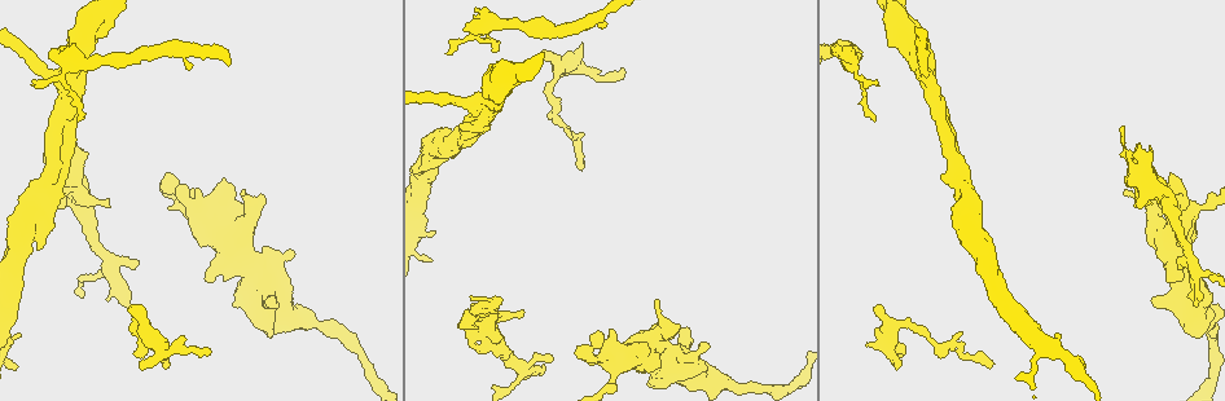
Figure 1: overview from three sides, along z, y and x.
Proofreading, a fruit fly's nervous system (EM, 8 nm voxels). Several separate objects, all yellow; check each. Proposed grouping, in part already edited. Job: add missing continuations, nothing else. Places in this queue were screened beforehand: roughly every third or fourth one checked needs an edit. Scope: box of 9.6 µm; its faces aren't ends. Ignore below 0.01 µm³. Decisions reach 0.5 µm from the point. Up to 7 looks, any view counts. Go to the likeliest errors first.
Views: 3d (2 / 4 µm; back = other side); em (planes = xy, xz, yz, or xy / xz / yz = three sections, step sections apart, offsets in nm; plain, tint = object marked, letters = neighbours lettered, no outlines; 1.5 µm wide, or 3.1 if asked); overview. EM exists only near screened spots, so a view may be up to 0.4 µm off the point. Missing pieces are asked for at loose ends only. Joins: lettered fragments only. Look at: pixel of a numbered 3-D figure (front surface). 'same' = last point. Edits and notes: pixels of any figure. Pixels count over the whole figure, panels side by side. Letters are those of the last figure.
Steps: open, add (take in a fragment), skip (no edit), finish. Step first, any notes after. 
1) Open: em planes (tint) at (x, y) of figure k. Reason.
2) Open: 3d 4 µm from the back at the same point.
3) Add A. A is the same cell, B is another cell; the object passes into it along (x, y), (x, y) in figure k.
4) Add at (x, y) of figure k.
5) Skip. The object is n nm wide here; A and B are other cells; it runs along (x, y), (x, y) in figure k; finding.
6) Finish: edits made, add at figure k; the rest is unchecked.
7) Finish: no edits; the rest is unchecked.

Open: em yz step 8 (letters) at (127, 295) of figure 1. Branch stops here.

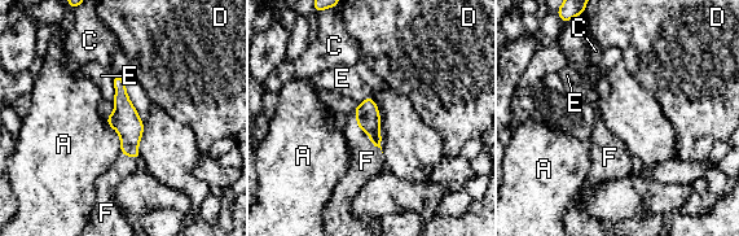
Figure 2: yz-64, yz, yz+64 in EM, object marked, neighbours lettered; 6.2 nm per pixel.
Add F. The longest contact is with F, 320 nm; F is the same cell, A, C, D and E are other cells; the cell continues.

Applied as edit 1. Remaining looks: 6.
Open: overview. See it whole again.

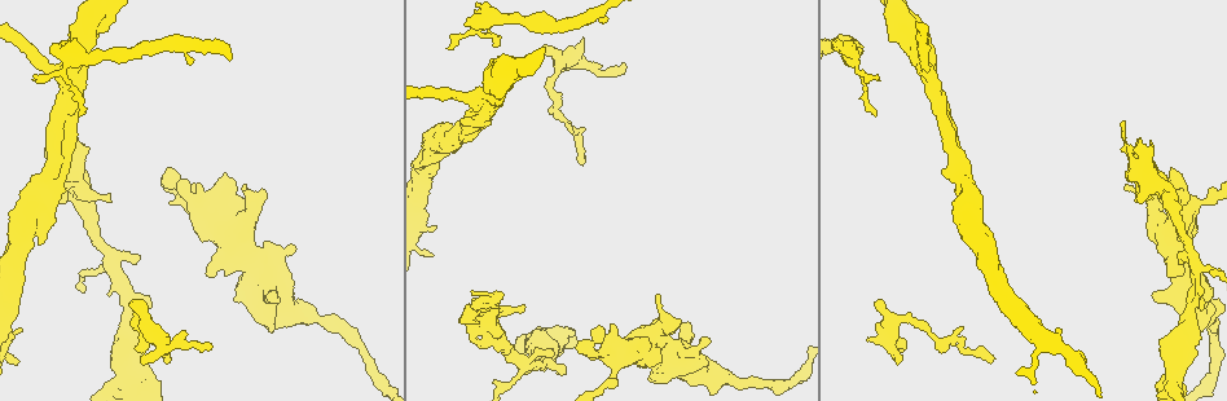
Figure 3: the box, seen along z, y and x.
Open: em xz step 8 (letters) at (854, 47) of figure 3. An open end.

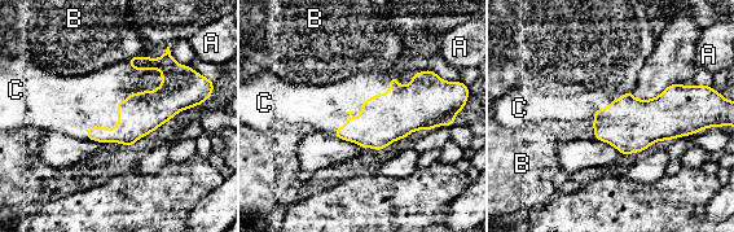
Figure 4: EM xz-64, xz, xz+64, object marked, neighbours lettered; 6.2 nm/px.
Add C. C is the same cell, A and B are other cells; the object passes into it along (140, 114), (117, 104), (78, 101) in figure 4; the cell continues.

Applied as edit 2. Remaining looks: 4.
Open: overview. Redraw.

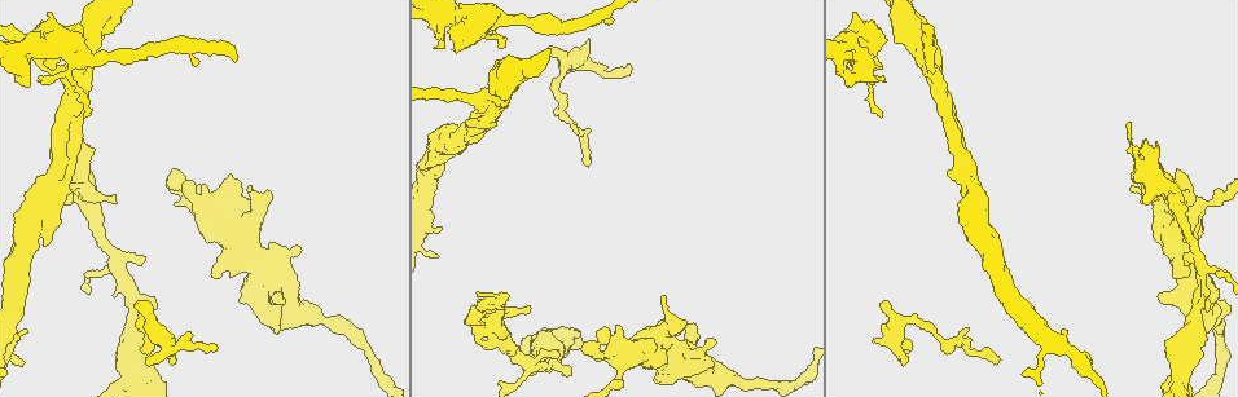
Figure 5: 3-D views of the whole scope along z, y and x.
Open: em xz step 8 (letters) at (1131, 186) of figure 5. An open end.

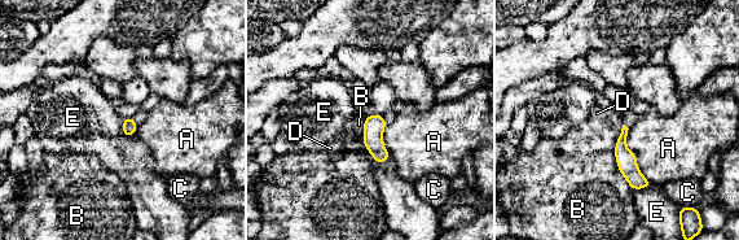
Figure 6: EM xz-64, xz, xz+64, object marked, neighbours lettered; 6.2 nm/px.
Skip. A, B, C, D and E are other cells; it runs along (624, 131), (623, 156), (643, 184) in figure 6; none of them fits.

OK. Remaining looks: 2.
Finish: edits made, add at figure 2, add at figure 4; the rest is unchecked.

